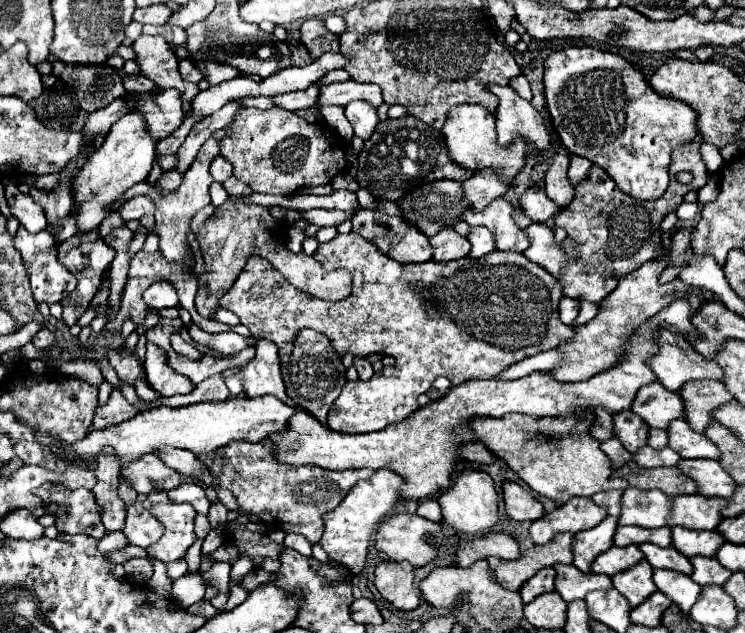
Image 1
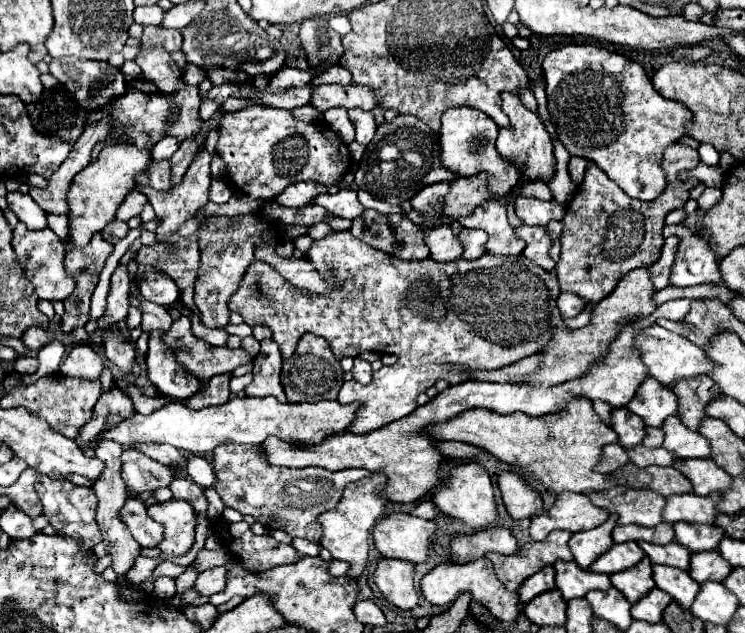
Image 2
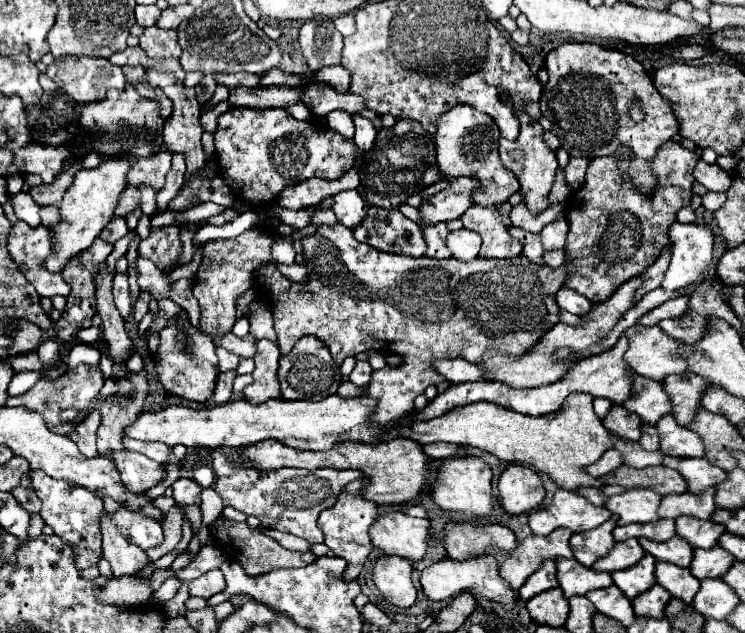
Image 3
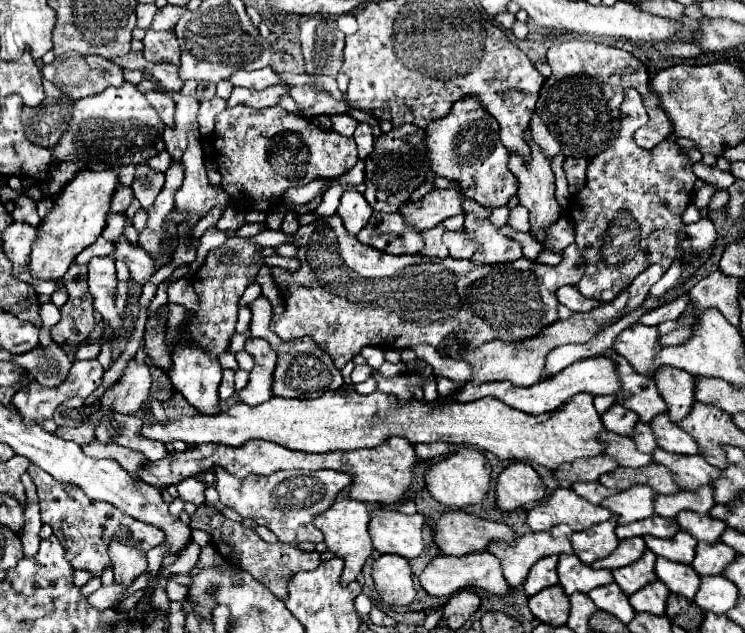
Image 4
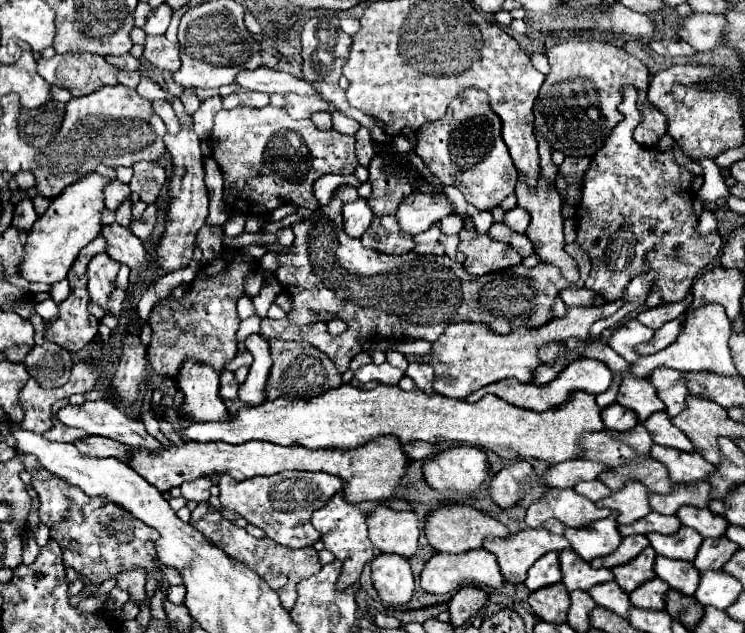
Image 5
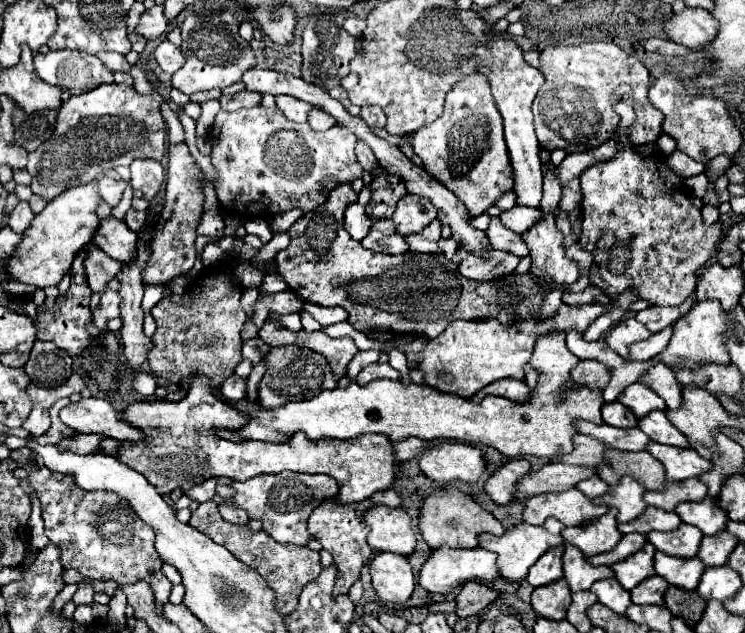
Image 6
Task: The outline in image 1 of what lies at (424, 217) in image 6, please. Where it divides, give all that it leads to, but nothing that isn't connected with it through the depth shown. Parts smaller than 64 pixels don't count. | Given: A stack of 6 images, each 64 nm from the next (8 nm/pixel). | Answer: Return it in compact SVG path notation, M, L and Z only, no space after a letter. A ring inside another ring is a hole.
M484 168L462 182L462 198L468 202L468 208L480 210L492 200L500 198L508 188L510 186L500 182L496 172L490 172L490 168Z

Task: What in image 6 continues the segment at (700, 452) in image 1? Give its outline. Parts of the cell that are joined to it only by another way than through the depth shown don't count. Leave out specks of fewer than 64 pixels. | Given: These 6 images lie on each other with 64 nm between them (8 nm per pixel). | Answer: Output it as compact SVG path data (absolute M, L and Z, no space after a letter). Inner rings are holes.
M656 410L656 412L650 412L648 416L640 418L638 426L646 436L650 436L650 440L654 440L658 444L682 446L682 448L690 446L686 436L676 426L672 426L672 422L666 418L664 410Z

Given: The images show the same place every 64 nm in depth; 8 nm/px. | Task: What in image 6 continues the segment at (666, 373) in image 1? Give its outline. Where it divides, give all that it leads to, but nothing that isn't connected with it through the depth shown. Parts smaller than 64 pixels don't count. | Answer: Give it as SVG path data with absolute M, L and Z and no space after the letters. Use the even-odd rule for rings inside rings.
M628 316L626 320L618 322L608 334L606 334L606 344L616 352L620 354L622 358L628 356L628 346L634 344L634 342L640 342L640 340L646 340L650 336L650 332L646 330L644 324L640 324L634 316Z

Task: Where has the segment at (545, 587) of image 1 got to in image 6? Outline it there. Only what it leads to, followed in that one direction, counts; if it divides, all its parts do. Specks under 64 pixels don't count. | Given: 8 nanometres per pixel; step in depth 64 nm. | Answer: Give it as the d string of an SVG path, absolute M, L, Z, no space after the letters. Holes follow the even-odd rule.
M558 544L554 548L550 548L548 552L544 552L544 556L540 556L540 560L530 568L526 580L534 588L550 584L554 580L560 580L564 576L564 572L562 572L562 554L564 554L564 544Z

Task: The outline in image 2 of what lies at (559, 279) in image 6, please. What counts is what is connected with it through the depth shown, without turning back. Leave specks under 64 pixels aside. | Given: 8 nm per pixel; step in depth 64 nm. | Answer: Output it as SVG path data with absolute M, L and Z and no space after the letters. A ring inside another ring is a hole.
M502 92L502 108L504 112L510 116L512 120L512 130L510 128L502 128L496 140L496 148L498 154L508 162L514 164L520 172L520 180L522 182L550 182L550 178L554 176L554 166L556 166L556 158L552 152L552 140L544 128L544 124L538 120L538 114L526 110L520 102L520 98L516 94L508 94Z

